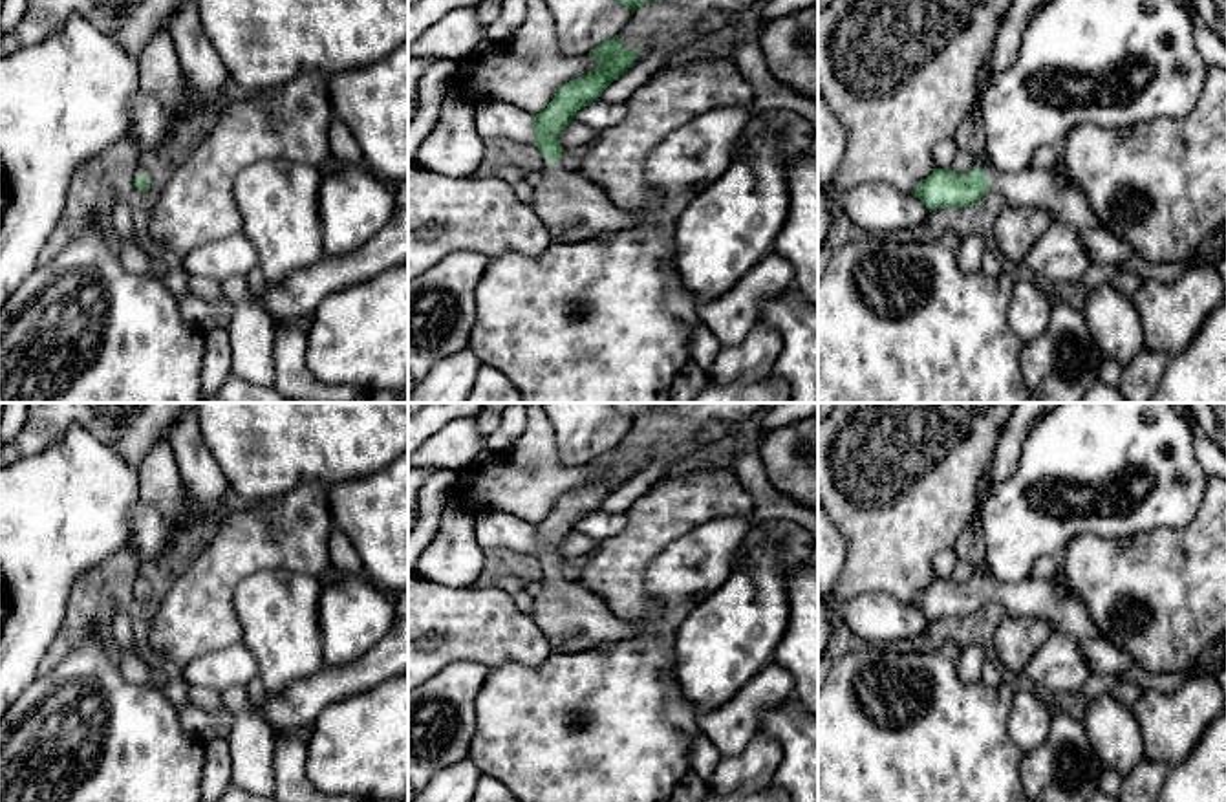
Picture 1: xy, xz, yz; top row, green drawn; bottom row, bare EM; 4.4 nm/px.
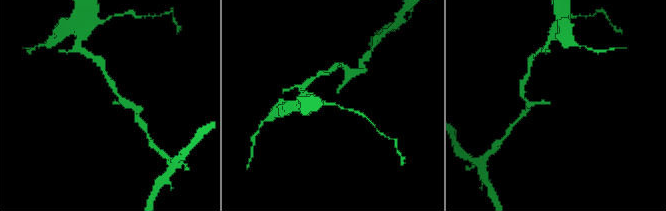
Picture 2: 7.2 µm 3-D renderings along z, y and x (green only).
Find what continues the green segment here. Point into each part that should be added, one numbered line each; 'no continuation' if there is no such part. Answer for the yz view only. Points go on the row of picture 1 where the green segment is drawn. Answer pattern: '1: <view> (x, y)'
1: yz (1032, 187)

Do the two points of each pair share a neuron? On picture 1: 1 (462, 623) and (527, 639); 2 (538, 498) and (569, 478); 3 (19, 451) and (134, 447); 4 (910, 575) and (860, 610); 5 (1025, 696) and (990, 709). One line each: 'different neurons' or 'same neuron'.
1: same neuron
2: same neuron
3: same neuron
4: different neurons
5: different neurons

